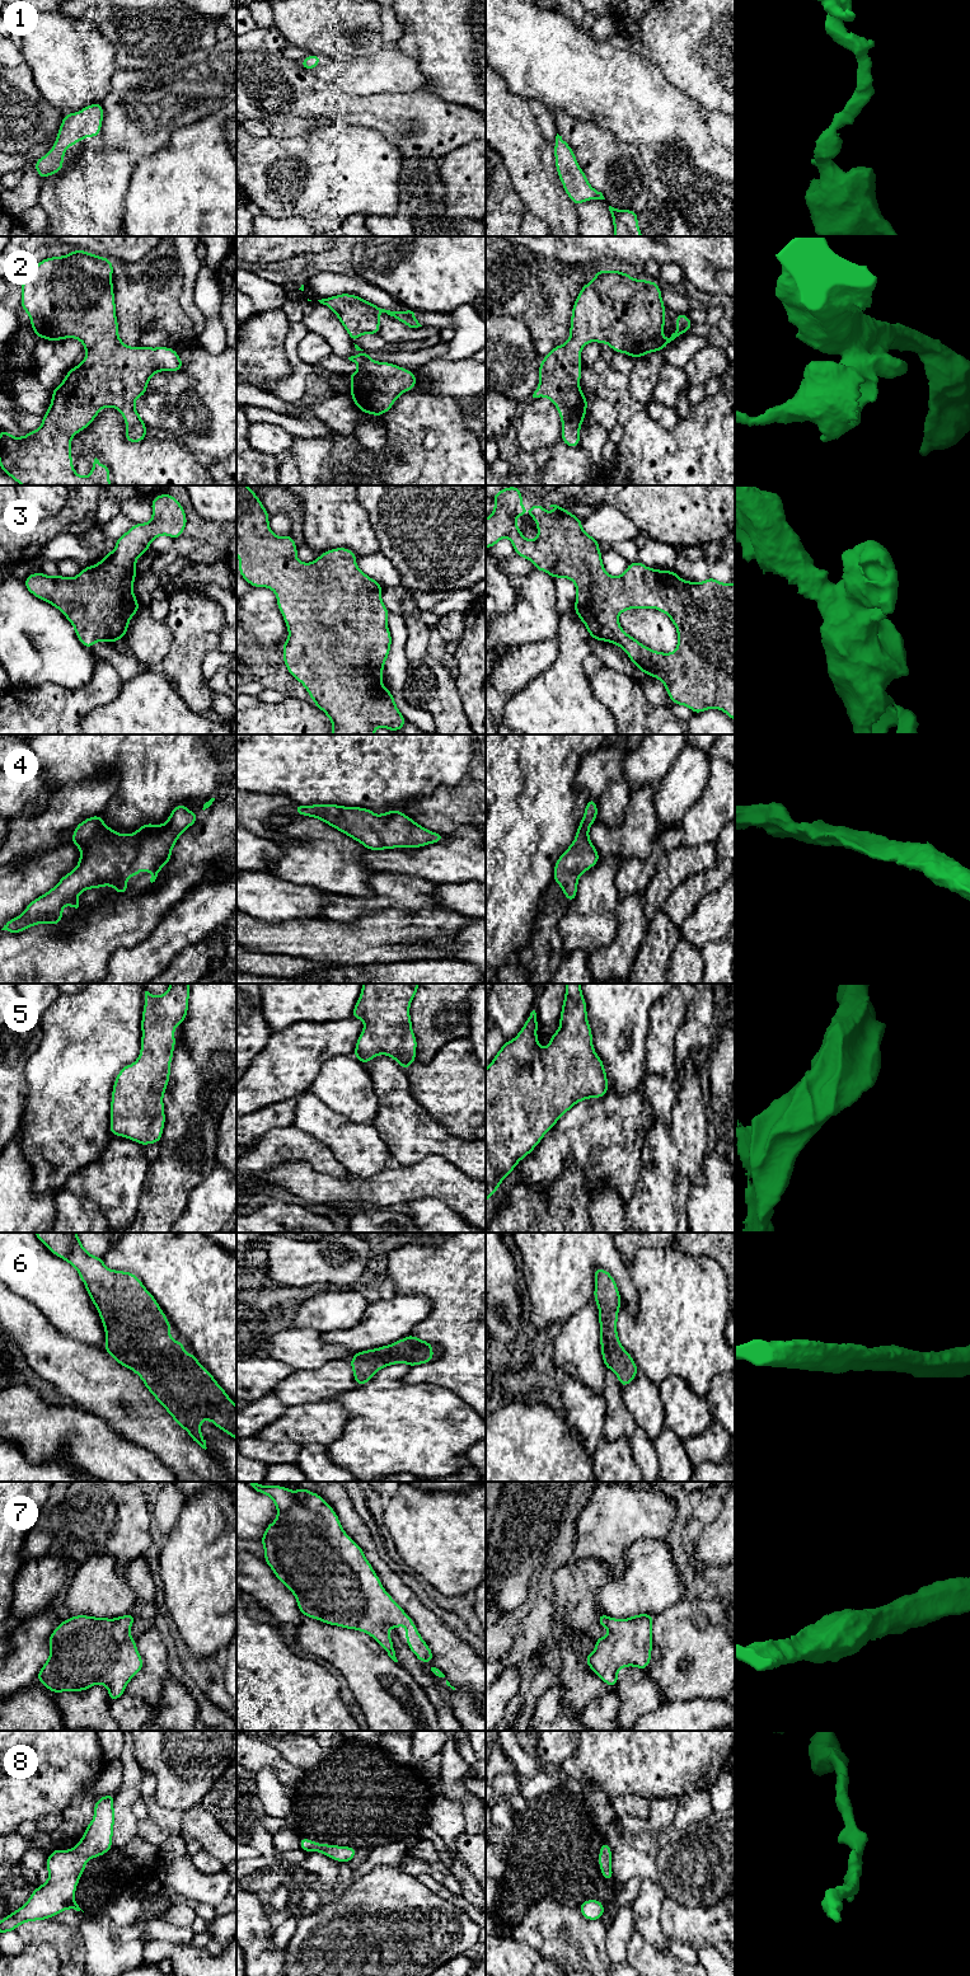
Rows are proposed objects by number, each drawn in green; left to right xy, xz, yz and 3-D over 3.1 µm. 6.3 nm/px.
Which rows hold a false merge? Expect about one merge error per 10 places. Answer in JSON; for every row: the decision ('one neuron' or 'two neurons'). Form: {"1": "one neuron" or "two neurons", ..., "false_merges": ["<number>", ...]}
{"1": "one neuron", "2": "one neuron", "3": "one neuron", "4": "one neuron", "5": "one neuron", "6": "one neuron", "7": "one neuron", "8": "one neuron", "false_merges": []}

